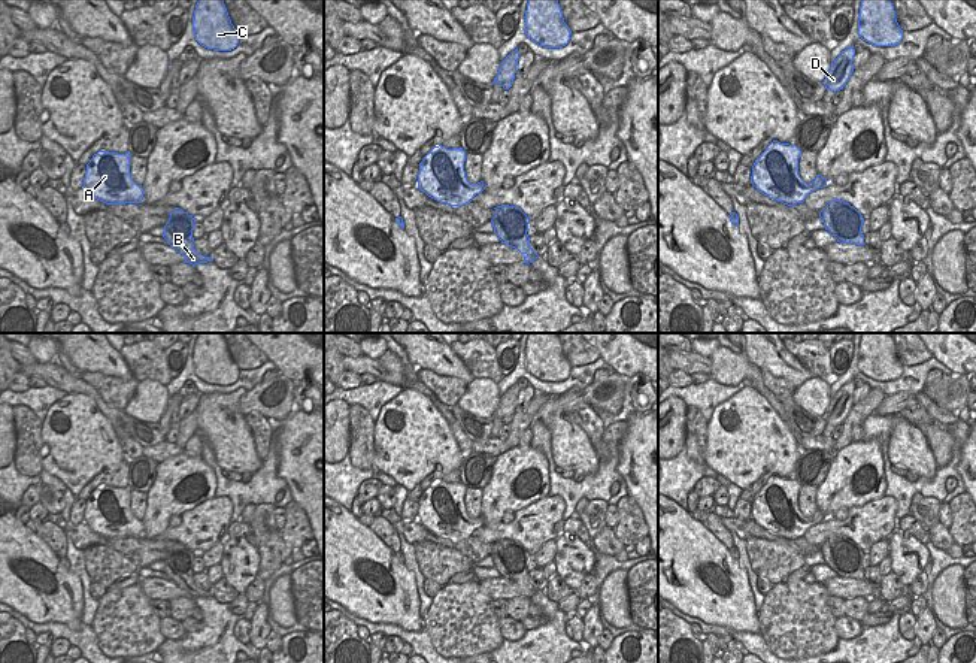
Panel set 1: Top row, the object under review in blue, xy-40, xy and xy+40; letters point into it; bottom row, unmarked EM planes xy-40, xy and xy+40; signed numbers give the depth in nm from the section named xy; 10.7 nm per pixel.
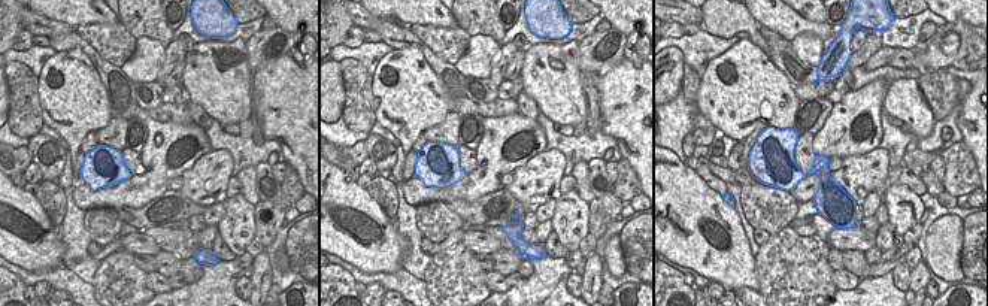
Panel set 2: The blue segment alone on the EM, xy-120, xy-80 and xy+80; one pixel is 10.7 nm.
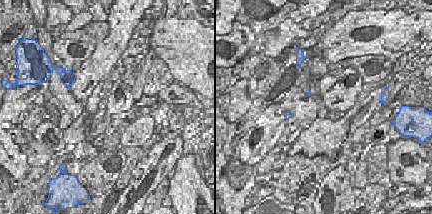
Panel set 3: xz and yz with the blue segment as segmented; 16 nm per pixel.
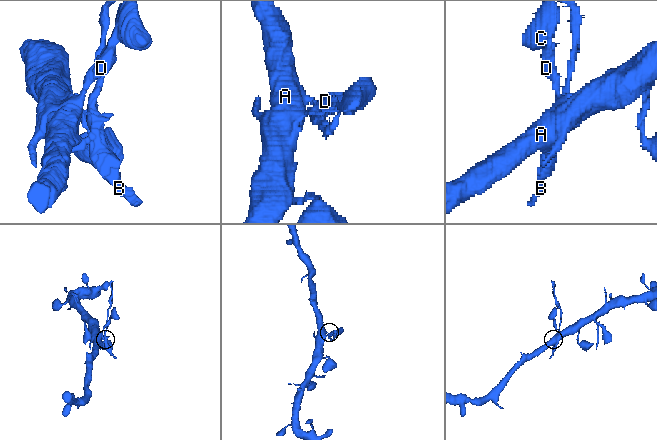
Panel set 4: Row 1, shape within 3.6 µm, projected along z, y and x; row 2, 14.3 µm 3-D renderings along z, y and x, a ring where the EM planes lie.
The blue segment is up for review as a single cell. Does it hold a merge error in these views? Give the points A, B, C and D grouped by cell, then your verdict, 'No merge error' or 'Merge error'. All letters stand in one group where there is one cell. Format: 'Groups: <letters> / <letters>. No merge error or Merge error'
Groups: A C D / B. Merge error

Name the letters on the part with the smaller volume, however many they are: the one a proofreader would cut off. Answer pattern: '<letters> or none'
B

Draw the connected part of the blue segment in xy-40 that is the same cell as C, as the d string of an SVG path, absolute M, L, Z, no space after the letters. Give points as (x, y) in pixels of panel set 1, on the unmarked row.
M198 333L193 351L195 375L213 385L231 385L240 369L231 358L222 333Z

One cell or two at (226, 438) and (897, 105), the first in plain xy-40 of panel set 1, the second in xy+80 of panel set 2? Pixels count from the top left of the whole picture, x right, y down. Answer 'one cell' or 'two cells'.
one cell

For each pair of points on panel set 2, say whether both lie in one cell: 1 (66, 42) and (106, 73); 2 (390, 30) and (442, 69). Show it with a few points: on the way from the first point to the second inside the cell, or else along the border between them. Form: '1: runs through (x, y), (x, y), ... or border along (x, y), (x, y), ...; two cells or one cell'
1: runs through (76, 42), (99, 63); one cell
2: runs through (403, 38), (418, 44), (429, 55); one cell

